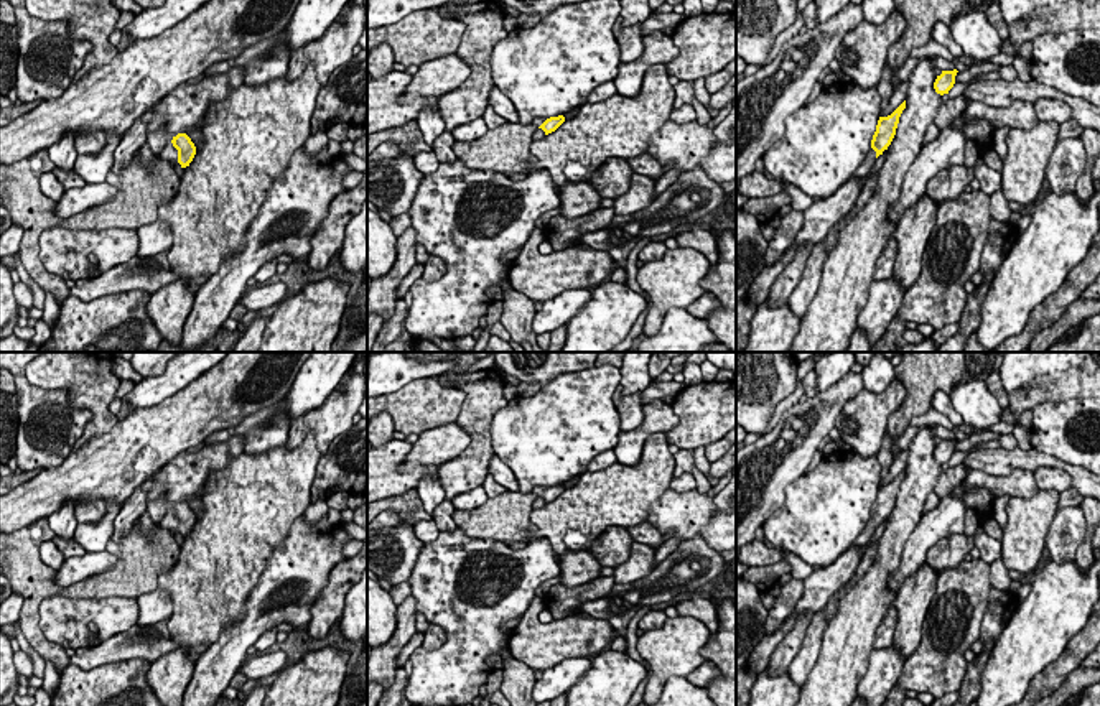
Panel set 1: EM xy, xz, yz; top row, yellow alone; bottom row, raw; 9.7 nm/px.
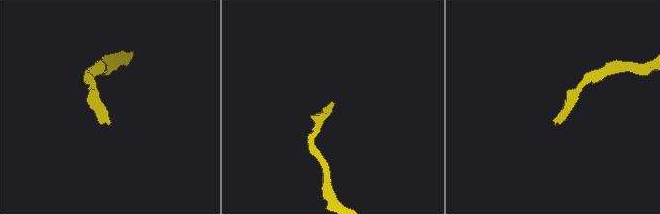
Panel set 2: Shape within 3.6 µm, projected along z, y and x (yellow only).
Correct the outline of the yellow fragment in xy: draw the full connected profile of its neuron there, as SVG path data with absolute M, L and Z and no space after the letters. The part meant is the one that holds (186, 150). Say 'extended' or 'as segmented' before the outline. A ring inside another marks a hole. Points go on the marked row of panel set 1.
extended; M178 133L160 153L161 160L166 160L170 165L181 168L189 166L196 155L196 146L186 133Z

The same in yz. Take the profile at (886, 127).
extended; M906 100L891 115L879 117L876 132L871 140L871 150L851 178L866 176L871 171L876 158L883 155L884 150L888 150L896 135L899 117L904 109L906 109Z

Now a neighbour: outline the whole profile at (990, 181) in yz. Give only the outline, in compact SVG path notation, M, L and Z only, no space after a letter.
M983 155L978 156L975 166L973 166L975 178L980 183L980 189L991 196L993 193L1001 189L1001 173L991 170L985 160Z

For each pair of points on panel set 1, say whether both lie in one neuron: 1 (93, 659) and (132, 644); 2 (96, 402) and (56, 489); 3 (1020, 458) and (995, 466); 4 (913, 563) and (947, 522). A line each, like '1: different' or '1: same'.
1: same
2: different
3: same
4: same

